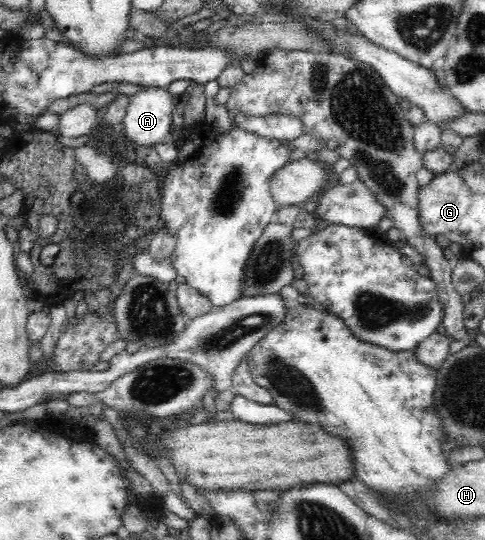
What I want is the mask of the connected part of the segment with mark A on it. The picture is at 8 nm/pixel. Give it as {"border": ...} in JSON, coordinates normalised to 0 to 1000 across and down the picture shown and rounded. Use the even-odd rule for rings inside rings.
{"border":[[[307,159],[270,180],[270,191],[256,213],[254,235],[266,261],[280,265],[293,278],[315,274],[328,265],[348,259],[355,231],[355,209],[367,185],[336,161]]]}

